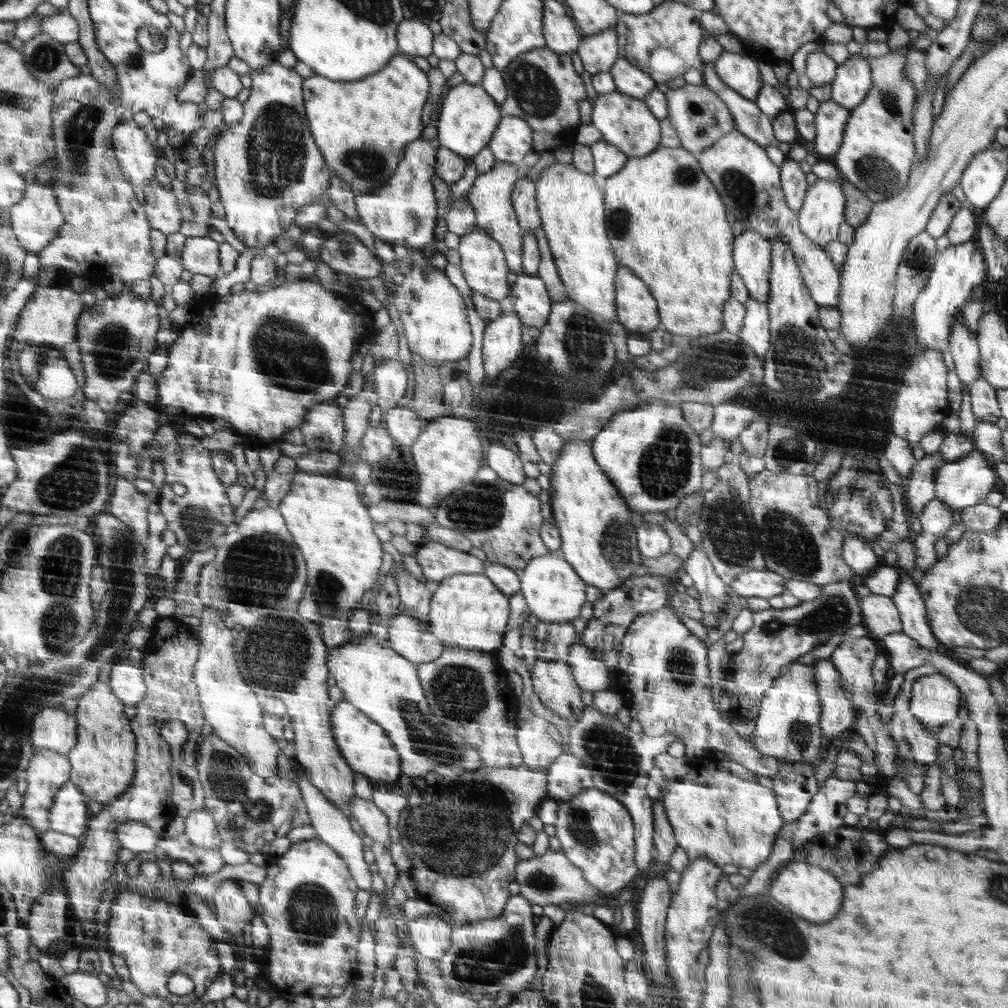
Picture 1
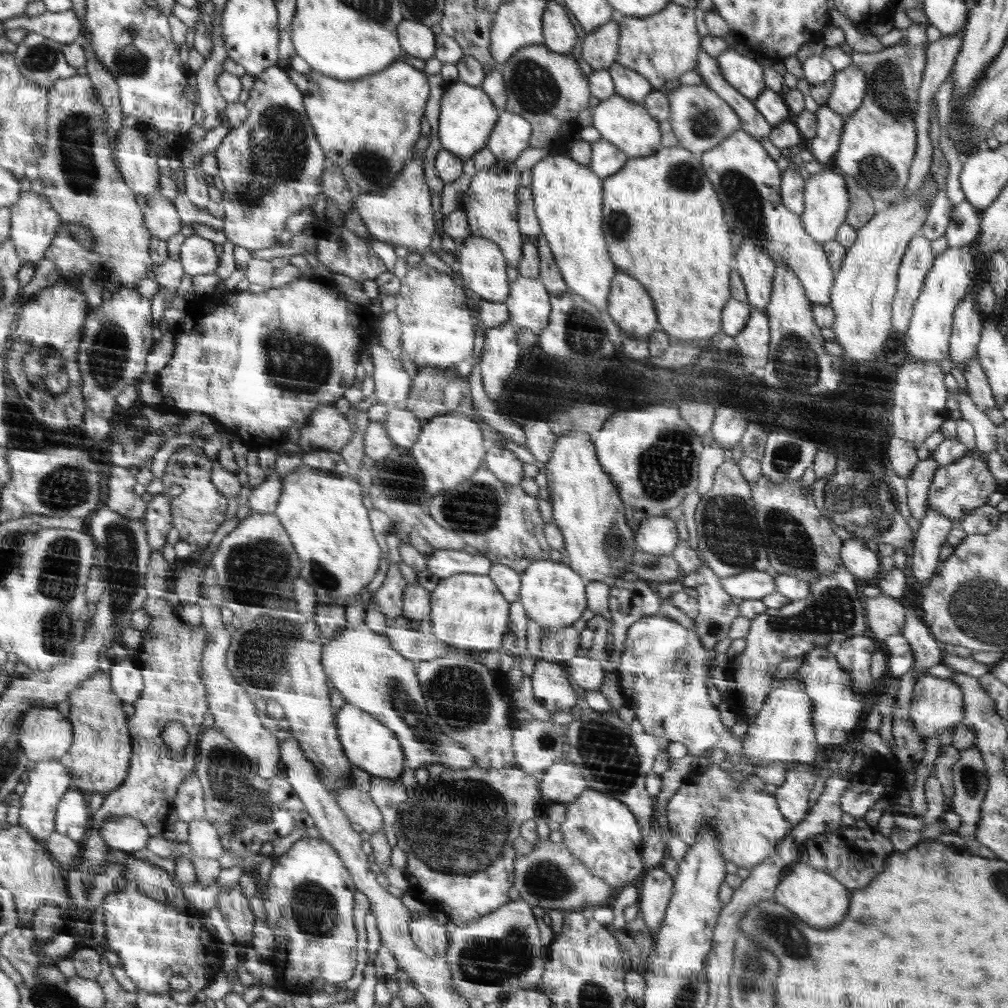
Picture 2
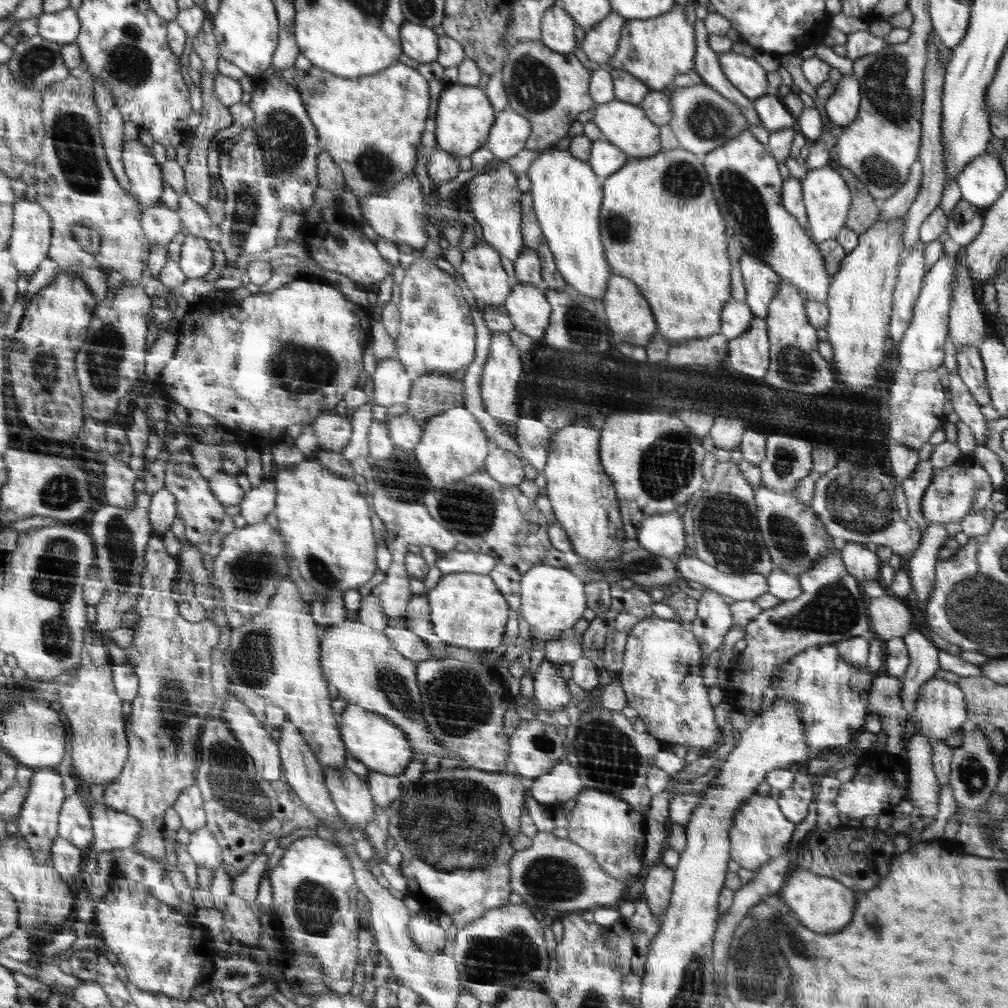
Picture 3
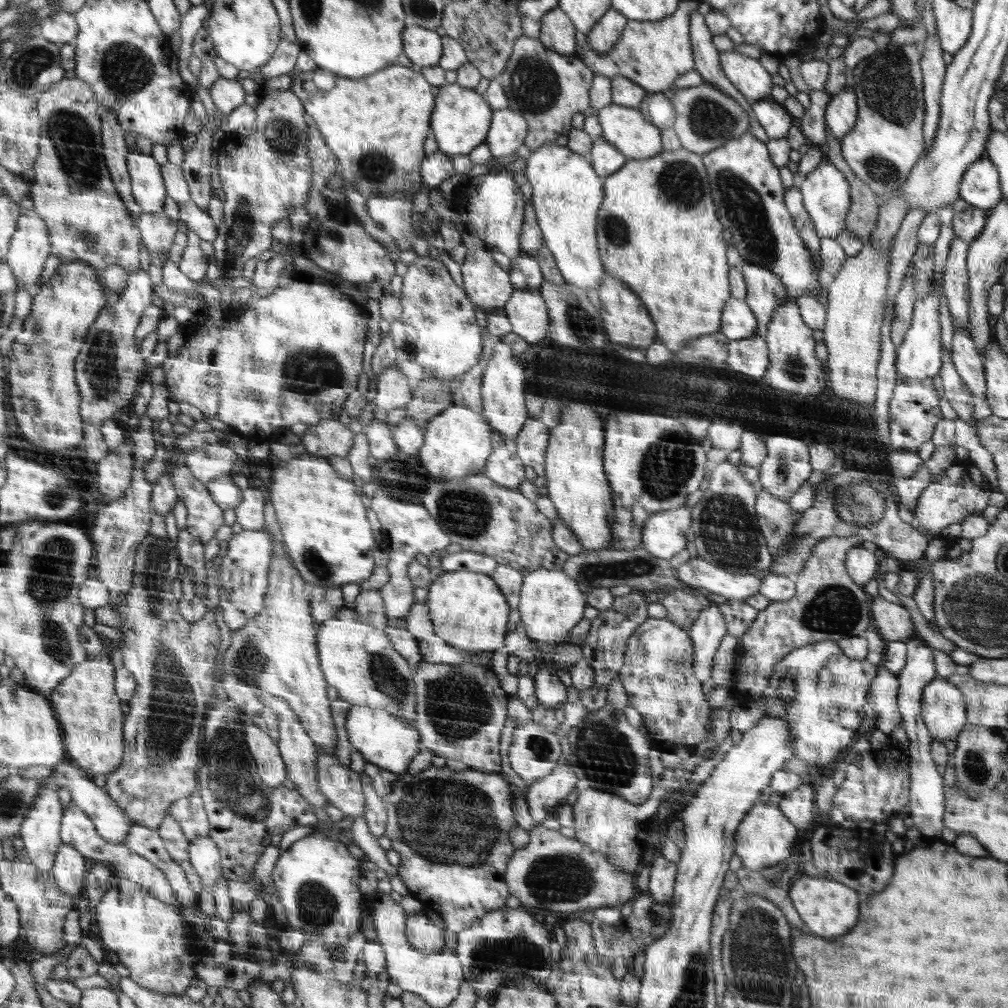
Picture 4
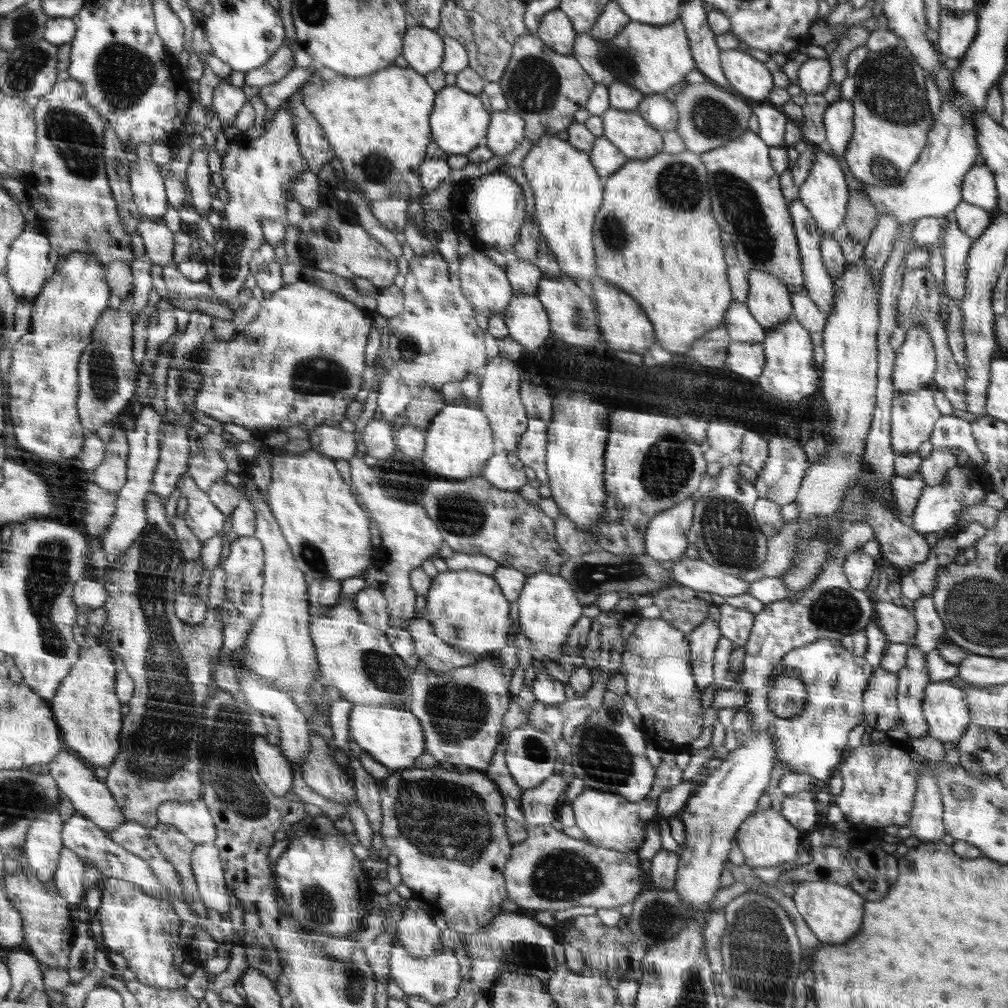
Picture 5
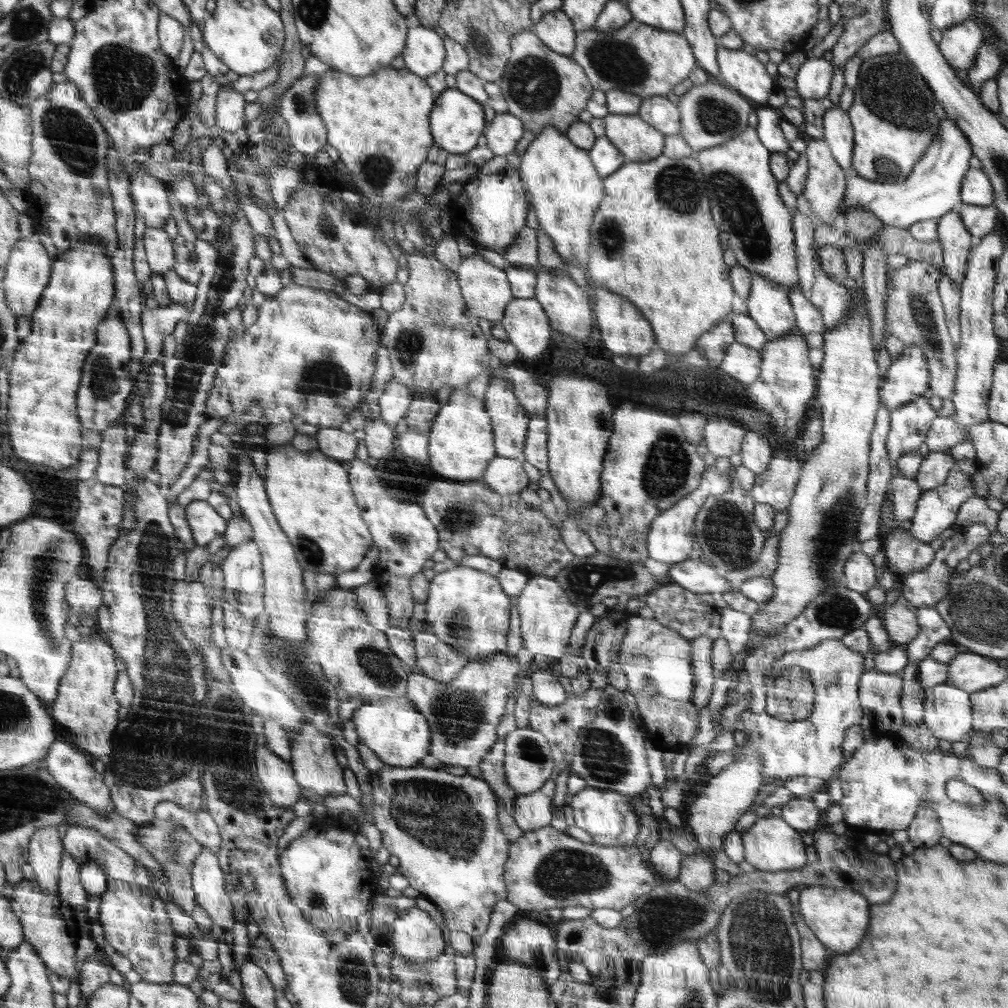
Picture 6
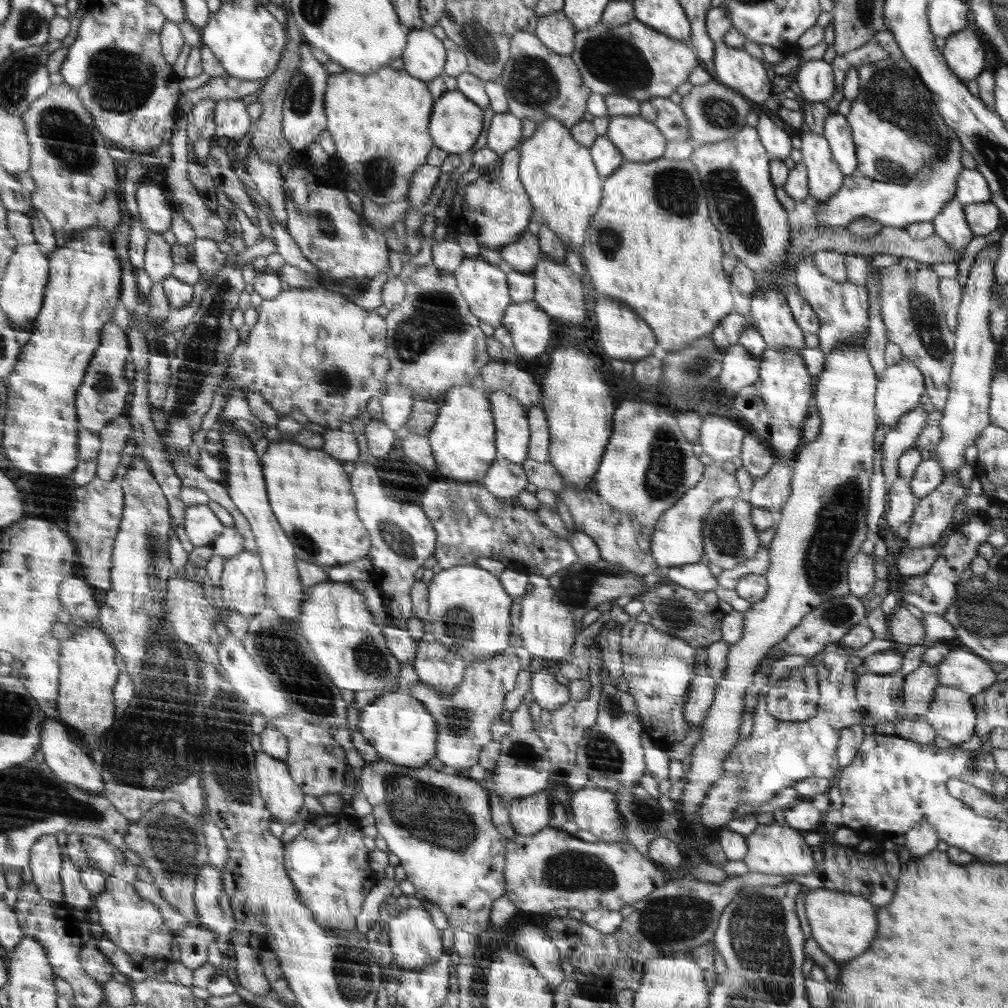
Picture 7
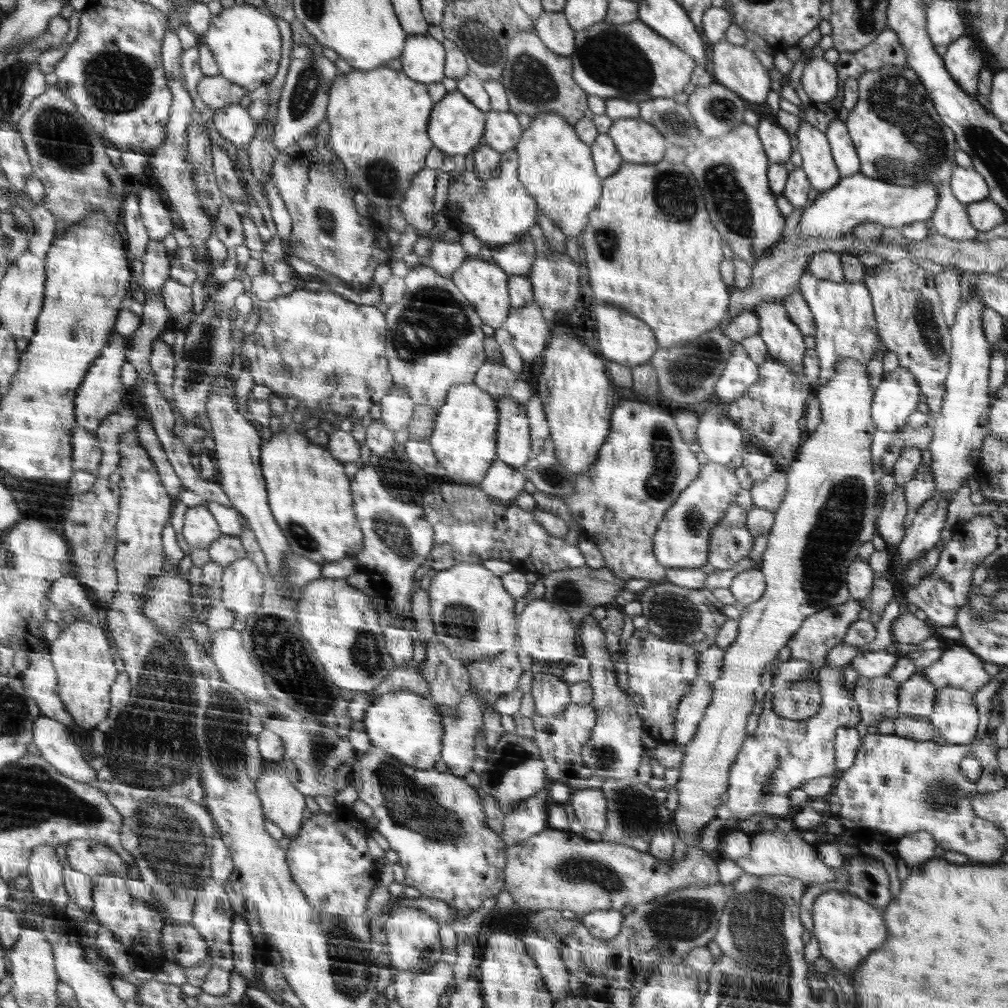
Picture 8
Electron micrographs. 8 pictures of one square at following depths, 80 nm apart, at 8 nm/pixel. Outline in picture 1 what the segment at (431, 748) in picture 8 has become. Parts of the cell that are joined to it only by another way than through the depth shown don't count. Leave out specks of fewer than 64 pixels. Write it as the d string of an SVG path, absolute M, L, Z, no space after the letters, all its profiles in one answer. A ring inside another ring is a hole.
M341 701L332 711L333 736L341 755L348 761L354 772L366 776L372 787L399 786L402 780L402 764L388 733L381 725L376 724L362 710L351 702Z

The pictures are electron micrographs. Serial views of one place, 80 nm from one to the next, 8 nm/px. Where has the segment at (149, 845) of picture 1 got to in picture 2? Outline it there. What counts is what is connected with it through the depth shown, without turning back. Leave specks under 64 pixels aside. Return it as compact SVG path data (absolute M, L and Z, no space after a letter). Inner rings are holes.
M112 817L102 821L100 827L101 839L105 841L106 848L123 851L124 853L132 853L145 848L150 841L149 830L145 828L140 820L133 817Z

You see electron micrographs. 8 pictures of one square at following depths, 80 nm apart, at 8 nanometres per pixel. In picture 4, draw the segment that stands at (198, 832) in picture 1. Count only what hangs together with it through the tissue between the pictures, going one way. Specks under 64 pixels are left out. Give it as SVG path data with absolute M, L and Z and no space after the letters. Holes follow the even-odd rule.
M206 836L206 838L190 842L190 845L189 857L192 858L193 868L200 874L203 888L212 894L214 884L223 876L217 844Z

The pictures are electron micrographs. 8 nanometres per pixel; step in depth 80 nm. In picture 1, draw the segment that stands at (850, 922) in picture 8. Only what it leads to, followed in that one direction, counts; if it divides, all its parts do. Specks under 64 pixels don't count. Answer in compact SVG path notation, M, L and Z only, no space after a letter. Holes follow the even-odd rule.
M791 860L774 877L769 894L798 916L806 920L814 920L818 924L818 922L826 922L834 918L834 914L840 910L844 884L833 873L806 862Z

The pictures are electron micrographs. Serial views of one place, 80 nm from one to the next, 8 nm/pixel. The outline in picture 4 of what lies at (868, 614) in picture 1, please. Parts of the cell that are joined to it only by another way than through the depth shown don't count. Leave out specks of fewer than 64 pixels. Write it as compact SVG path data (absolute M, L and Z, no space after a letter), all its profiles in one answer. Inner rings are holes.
M882 596L873 602L875 628L887 641L904 641L916 635L910 612L902 604L885 600Z

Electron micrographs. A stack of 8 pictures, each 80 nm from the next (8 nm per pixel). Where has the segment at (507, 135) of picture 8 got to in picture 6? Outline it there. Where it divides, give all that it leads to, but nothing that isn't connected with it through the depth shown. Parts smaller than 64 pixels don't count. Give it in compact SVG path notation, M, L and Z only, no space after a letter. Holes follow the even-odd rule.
M496 113L490 126L486 128L484 144L488 145L496 156L510 157L524 131L520 118L509 113Z

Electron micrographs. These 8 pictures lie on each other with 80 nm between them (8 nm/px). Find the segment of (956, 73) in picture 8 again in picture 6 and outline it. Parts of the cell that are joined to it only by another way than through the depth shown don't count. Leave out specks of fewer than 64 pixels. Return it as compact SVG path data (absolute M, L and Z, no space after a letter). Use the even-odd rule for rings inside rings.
M972 16L958 26L944 29L939 45L945 59L953 68L968 72L984 39L983 25Z

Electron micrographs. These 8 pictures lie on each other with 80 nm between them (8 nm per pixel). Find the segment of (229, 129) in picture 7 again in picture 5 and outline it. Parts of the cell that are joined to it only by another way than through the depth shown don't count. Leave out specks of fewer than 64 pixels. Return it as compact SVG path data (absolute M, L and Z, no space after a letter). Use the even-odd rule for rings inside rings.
M221 82L213 90L212 107L222 121L222 126L233 126L238 112L248 100L242 88L231 83Z

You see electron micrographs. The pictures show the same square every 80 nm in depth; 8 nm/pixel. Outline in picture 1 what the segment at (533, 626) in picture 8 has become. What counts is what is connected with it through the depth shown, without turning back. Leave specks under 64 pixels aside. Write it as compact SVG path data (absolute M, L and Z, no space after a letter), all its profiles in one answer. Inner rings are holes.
M560 553L530 559L518 575L526 604L540 621L572 622L572 618L578 616L580 606L586 602L586 581L578 578L577 571L572 570L572 565Z

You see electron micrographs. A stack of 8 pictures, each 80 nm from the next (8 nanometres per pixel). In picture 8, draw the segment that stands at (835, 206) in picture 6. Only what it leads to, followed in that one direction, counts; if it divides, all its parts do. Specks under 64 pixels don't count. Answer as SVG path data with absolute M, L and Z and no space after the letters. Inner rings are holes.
M801 116L800 128L797 130L796 135L799 140L798 152L802 156L802 168L808 177L809 183L812 189L816 189L819 194L822 192L829 191L831 187L836 187L842 179L840 170L837 168L836 161L832 160L833 152L830 152L828 141L824 132L818 129L815 125L809 123Z

